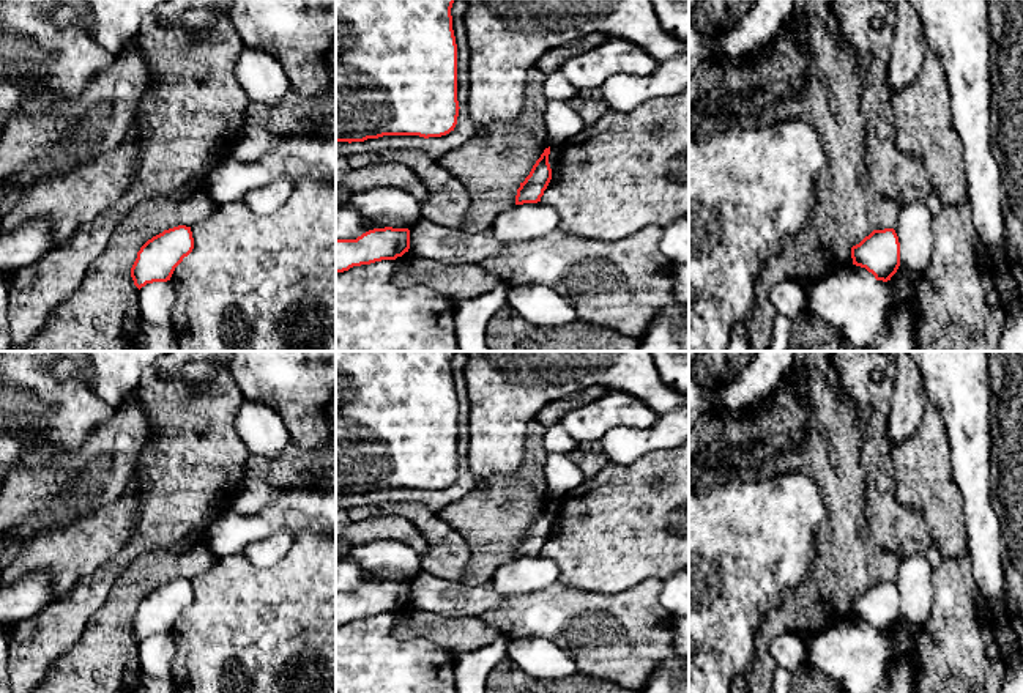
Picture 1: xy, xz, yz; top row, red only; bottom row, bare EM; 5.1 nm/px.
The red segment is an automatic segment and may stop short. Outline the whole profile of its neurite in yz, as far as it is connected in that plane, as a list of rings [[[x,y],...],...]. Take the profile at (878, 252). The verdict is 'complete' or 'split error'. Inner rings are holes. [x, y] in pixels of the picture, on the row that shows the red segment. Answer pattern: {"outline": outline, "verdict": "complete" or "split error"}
{"outline": [[[873,230],[851,247],[851,258],[853,265],[865,268],[876,280],[891,280],[900,266],[900,243],[895,230]]], "verdict": "complete"}

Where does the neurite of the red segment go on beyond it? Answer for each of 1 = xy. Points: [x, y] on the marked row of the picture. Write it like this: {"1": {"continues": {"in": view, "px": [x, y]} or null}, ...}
{"1": {"continues": null}}

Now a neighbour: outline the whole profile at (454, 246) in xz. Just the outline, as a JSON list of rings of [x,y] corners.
[[[421,217],[410,228],[408,252],[413,257],[448,265],[478,265],[501,252],[504,246],[490,232],[467,233],[462,228],[440,227]]]

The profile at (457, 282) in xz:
[[[405,252],[394,260],[392,284],[402,287],[427,285],[457,306],[463,299],[492,291],[501,284],[501,279],[487,271],[482,263],[448,265],[413,257],[410,252]]]

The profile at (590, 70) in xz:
[[[610,38],[597,47],[569,57],[560,72],[574,88],[596,91],[612,76],[648,76],[656,66],[657,60],[640,46],[627,39]]]

